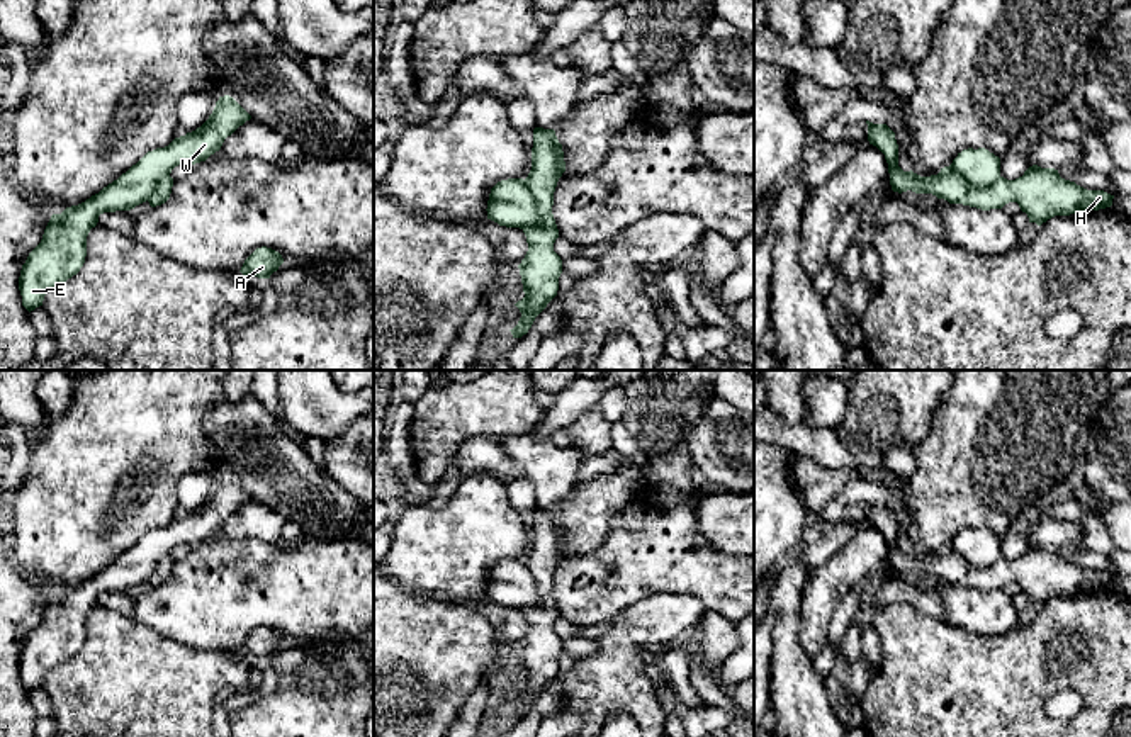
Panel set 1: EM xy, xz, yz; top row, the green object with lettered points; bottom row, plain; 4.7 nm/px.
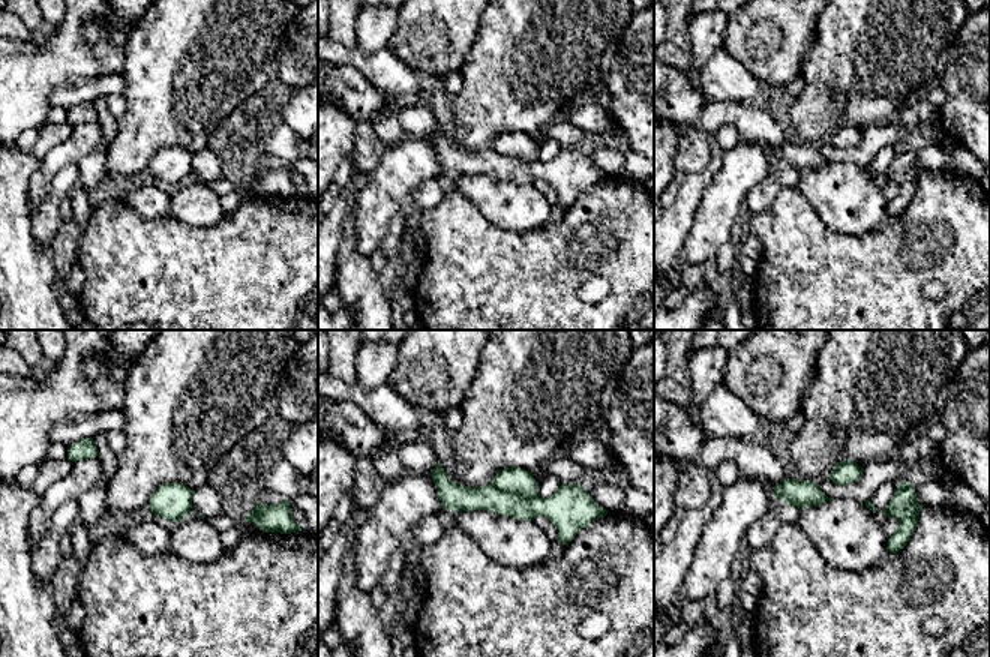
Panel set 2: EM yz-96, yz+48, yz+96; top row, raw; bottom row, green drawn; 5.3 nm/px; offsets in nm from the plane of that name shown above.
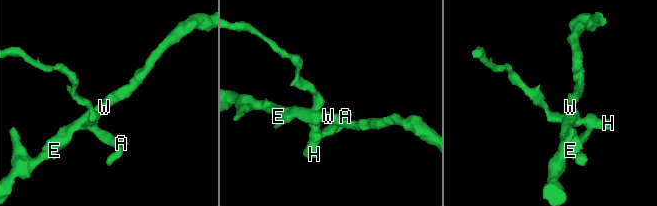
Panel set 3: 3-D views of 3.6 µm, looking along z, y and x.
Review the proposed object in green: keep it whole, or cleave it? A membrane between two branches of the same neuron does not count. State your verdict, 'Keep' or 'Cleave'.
Cleave

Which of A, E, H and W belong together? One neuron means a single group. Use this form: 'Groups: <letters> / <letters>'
Groups: A H / E W

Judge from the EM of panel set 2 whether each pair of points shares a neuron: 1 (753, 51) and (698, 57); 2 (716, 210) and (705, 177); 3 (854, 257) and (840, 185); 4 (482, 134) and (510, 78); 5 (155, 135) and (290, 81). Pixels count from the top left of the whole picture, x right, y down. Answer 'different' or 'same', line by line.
1: different
2: different
3: different
4: same
5: different

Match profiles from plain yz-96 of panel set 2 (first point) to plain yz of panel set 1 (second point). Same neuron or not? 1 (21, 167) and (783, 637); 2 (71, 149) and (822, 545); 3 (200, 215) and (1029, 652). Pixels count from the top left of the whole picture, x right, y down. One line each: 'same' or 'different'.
1: same
2: different
3: different

